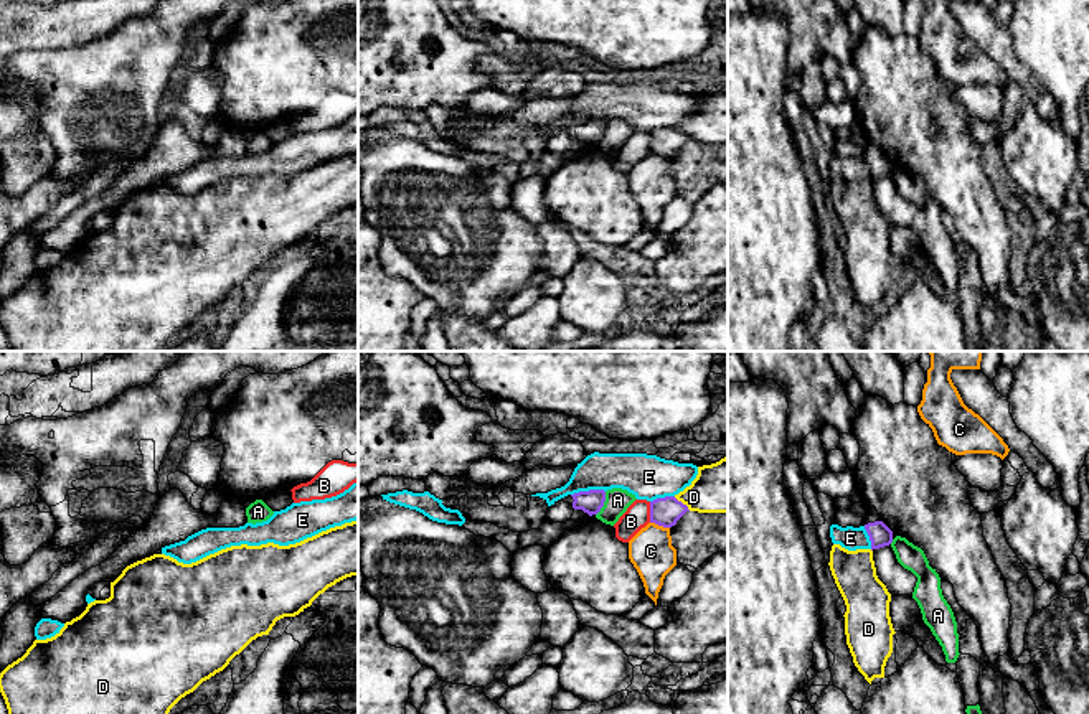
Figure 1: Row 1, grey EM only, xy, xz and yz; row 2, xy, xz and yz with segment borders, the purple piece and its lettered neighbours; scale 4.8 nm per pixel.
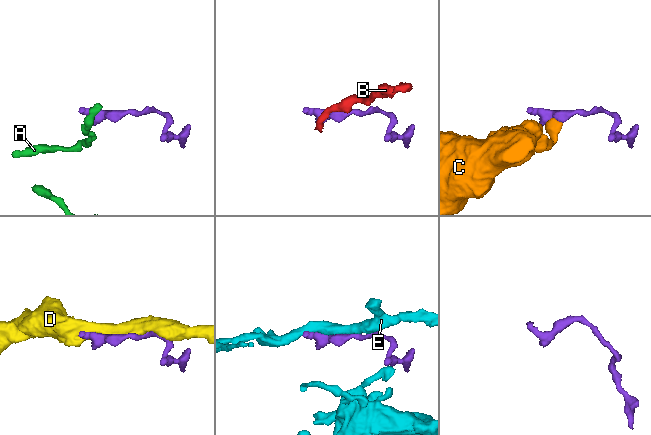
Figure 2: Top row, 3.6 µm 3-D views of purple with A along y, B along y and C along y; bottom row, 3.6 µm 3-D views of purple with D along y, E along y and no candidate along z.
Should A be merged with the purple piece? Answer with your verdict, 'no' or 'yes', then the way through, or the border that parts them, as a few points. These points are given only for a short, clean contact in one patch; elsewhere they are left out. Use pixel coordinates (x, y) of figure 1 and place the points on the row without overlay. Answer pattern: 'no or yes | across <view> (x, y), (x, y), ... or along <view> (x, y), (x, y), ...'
no | along xz (606, 122), (606, 131), (596, 145)

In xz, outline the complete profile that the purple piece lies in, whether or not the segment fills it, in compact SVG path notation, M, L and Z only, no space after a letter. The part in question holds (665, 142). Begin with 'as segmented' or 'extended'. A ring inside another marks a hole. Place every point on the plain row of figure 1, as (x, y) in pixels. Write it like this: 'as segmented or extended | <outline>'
as segmented | M675 127L657 129L650 132L650 153L672 158L686 142L690 142L688 137Z

